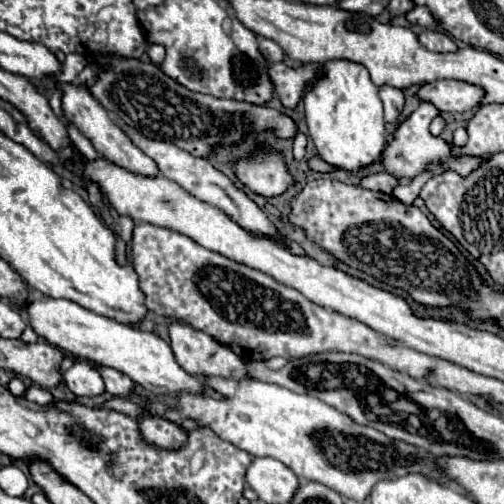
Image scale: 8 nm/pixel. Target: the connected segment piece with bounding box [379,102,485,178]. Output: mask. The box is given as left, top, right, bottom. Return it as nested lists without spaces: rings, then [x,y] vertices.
[[[421,102],[419,108],[415,112],[411,112],[393,132],[393,138],[391,142],[387,142],[387,146],[383,148],[383,154],[381,154],[381,164],[385,168],[385,172],[389,172],[391,176],[395,178],[415,178],[417,174],[425,172],[427,166],[431,162],[437,162],[441,164],[443,170],[453,170],[457,172],[459,176],[469,176],[475,168],[479,168],[485,158],[483,156],[455,156],[451,152],[453,144],[445,142],[441,136],[433,136],[429,132],[429,122],[437,116],[437,108],[435,106],[429,106],[429,102]]]

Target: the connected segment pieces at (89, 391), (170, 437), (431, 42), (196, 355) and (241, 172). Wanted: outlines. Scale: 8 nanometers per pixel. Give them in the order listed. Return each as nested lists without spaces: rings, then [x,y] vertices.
[[[87,360],[73,364],[65,374],[65,384],[75,396],[99,396],[105,394],[105,382],[97,368],[93,368]]]
[[[161,416],[143,418],[141,432],[149,444],[153,444],[157,448],[167,448],[167,450],[183,446],[185,438],[187,438],[187,432],[181,426],[177,426],[175,422],[169,422]]]
[[[425,30],[419,34],[419,42],[431,52],[455,52],[457,44],[449,38],[449,34],[441,30]]]
[[[173,322],[169,326],[169,338],[171,338],[171,348],[177,356],[177,362],[183,370],[187,370],[189,374],[199,374],[201,378],[209,378],[209,376],[223,376],[223,378],[233,378],[233,380],[245,380],[249,378],[247,374],[247,364],[241,356],[233,354],[227,346],[217,344],[211,336],[207,336],[201,330],[195,330],[187,324],[181,322]]]
[[[253,156],[235,164],[237,178],[261,196],[279,196],[293,182],[281,156]]]

